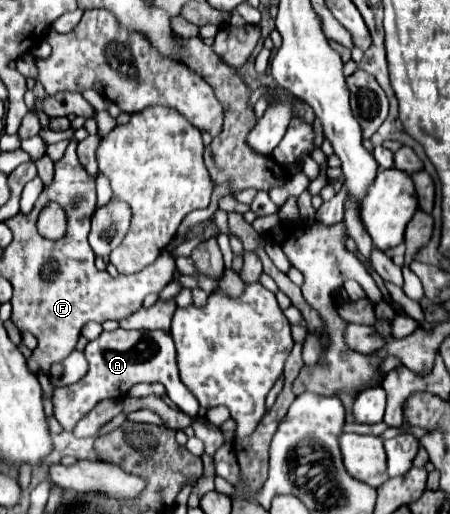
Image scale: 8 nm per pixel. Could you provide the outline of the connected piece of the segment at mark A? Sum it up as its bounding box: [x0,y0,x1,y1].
[52,329,198,431]

